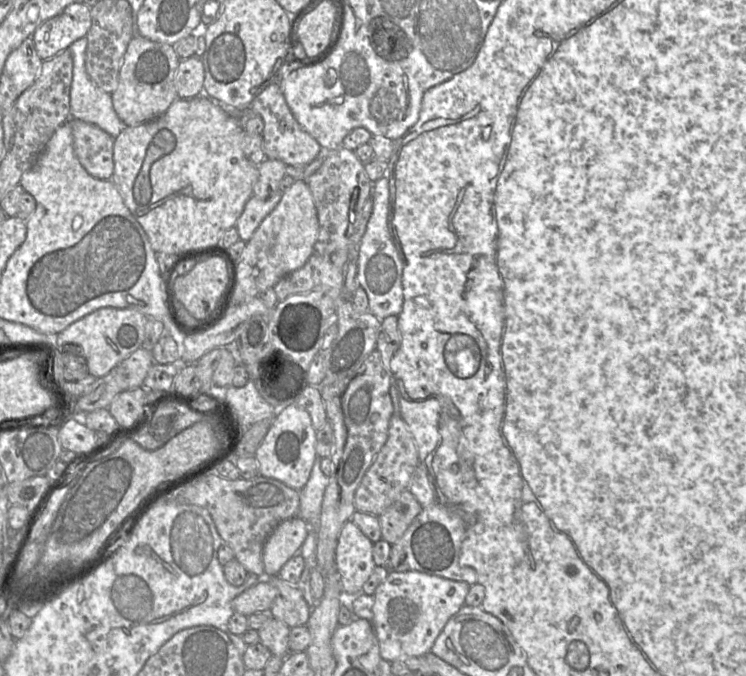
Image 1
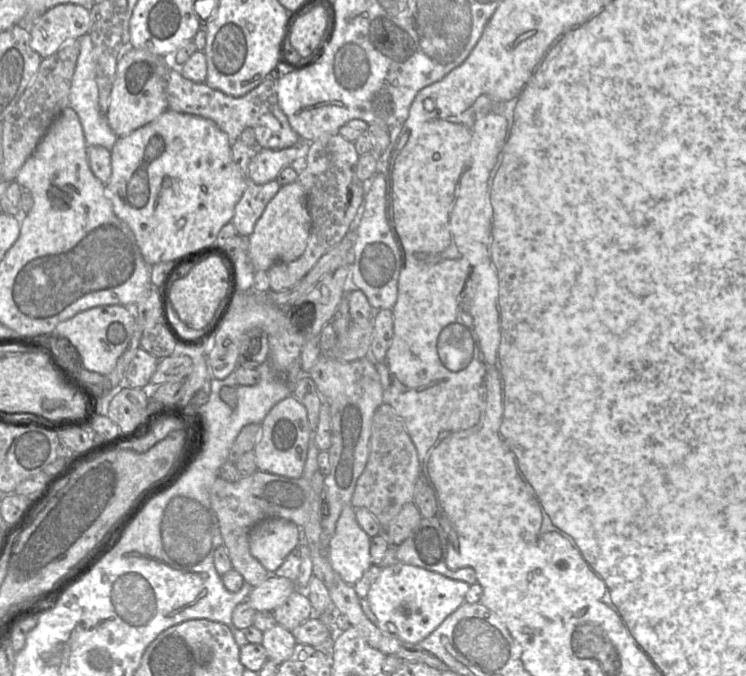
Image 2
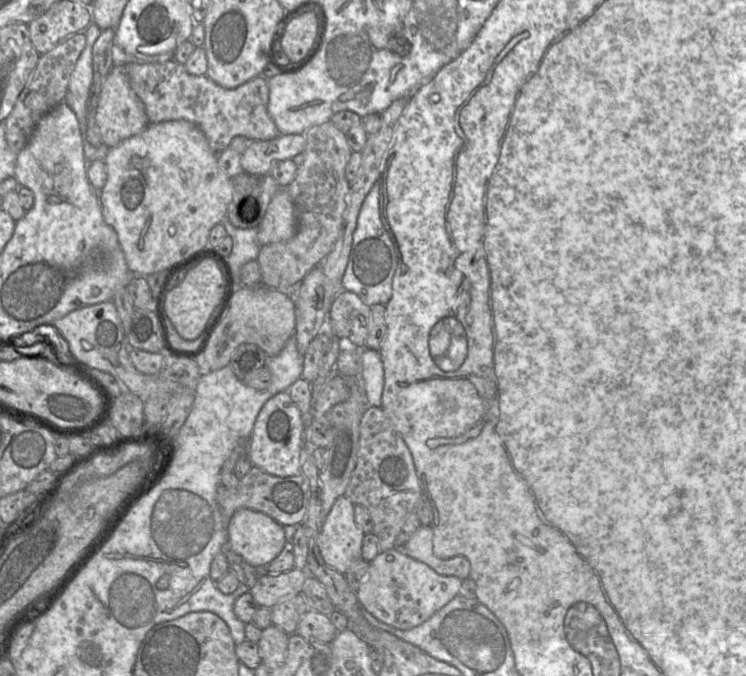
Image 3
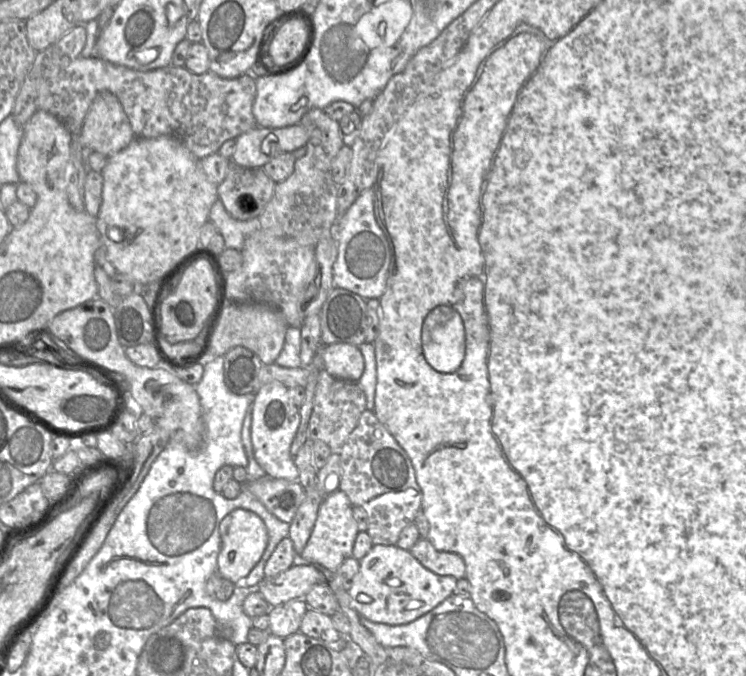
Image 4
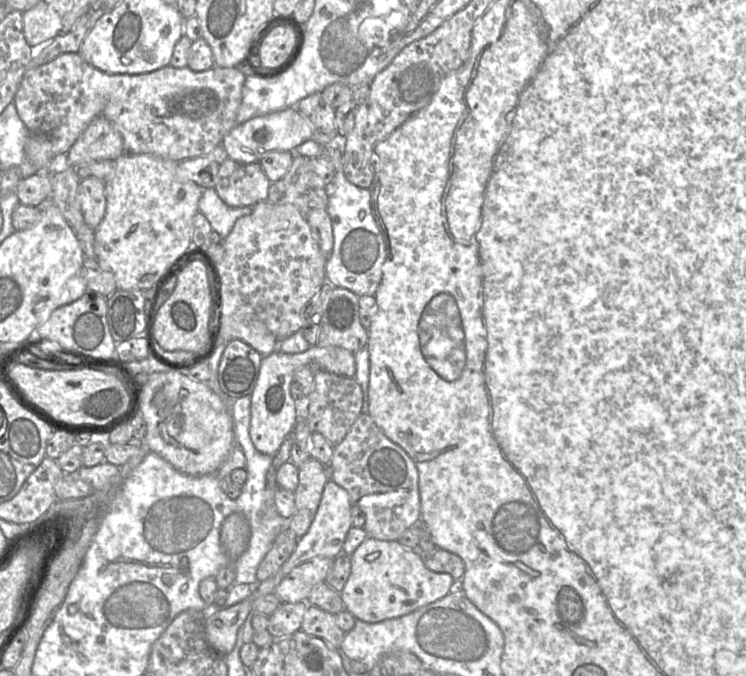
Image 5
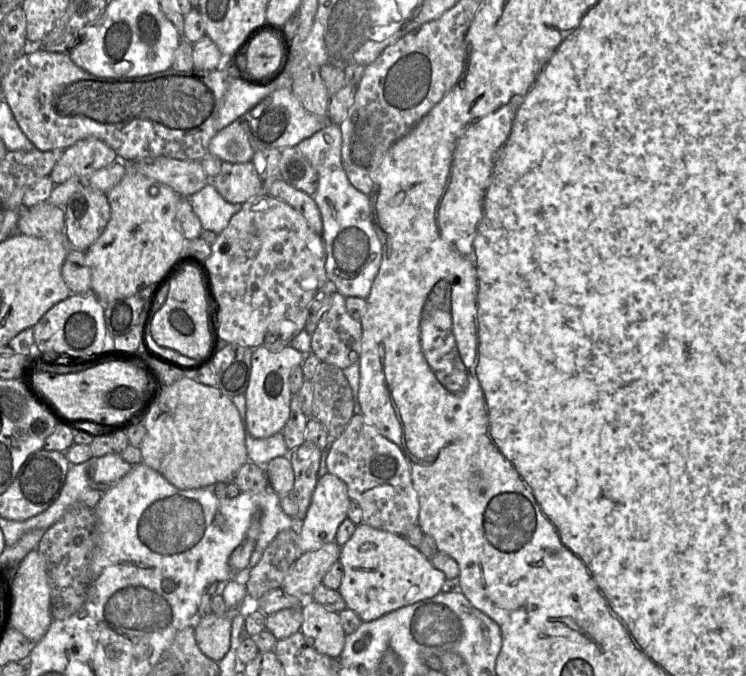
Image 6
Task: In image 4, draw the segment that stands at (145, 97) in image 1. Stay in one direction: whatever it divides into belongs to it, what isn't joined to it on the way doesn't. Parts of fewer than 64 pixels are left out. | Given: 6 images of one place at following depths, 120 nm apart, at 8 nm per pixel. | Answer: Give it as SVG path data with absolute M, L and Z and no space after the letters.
M101 91L92 102L77 138L84 149L111 157L126 148L135 134L119 99L109 91Z

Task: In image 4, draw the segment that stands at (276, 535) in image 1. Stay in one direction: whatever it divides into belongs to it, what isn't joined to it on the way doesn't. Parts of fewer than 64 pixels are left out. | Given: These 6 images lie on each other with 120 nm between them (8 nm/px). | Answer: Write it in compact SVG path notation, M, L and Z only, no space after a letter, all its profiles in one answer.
M242 508L234 509L220 523L221 548L217 559L217 570L223 579L234 584L244 581L261 559L268 543L267 528L255 513Z

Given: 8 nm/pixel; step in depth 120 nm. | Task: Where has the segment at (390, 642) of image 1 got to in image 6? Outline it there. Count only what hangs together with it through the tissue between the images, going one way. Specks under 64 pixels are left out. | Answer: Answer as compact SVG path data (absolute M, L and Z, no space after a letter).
M364 523L356 526L351 538L341 547L339 561L343 565L344 576L338 591L347 608L353 610L363 622L376 620L401 607L436 596L442 592L446 580L444 573L436 569L419 548L409 545L401 535L378 530Z

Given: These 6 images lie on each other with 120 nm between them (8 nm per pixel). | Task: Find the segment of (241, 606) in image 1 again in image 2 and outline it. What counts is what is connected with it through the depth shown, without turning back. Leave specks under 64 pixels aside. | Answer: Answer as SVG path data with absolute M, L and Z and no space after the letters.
M269 574L265 581L251 589L247 602L256 611L271 611L282 605L296 589L294 581Z

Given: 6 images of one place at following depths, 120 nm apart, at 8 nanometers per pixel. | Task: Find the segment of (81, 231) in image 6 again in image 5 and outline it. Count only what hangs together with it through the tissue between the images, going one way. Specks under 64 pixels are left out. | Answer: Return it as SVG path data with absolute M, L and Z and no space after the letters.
M97 177L82 179L77 188L77 197L85 223L96 230L106 211L104 181Z

